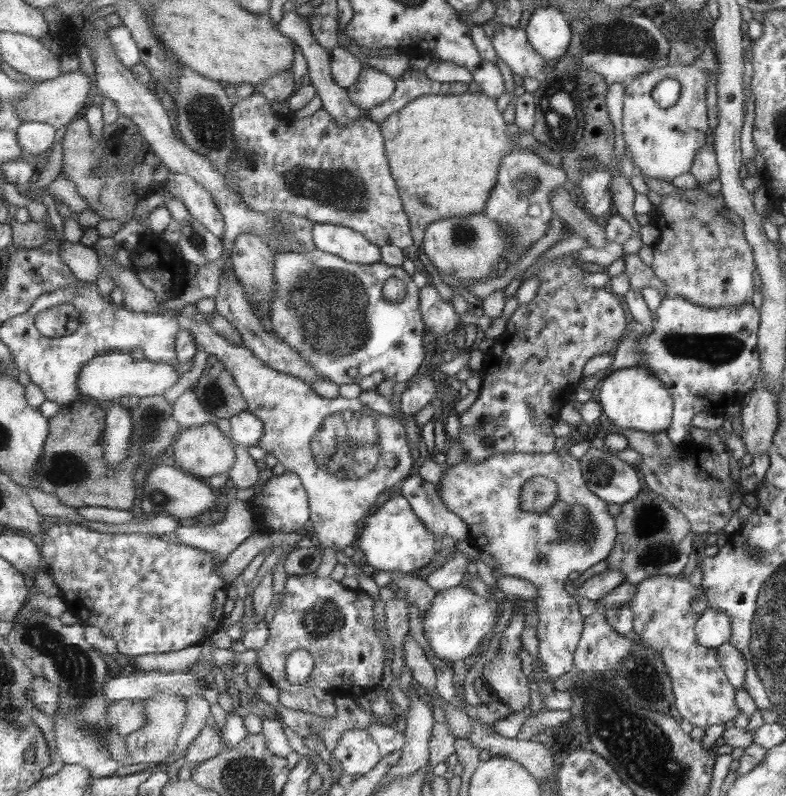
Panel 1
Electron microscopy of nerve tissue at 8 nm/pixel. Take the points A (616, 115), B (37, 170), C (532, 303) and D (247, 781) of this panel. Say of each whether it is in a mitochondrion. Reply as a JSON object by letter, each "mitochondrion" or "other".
{"A":"other","B":"other","C":"other","D":"mitochondrion"}

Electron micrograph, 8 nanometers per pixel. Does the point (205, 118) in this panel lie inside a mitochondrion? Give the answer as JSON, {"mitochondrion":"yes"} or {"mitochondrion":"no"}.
{"mitochondrion":"yes"}

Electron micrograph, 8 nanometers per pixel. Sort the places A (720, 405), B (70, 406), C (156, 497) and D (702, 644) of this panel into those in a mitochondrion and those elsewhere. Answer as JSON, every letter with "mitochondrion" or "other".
{"A":"other","B":"other","C":"mitochondrion","D":"other"}

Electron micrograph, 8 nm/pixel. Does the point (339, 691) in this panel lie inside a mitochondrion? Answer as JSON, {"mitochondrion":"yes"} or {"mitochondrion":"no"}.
{"mitochondrion":"no"}

